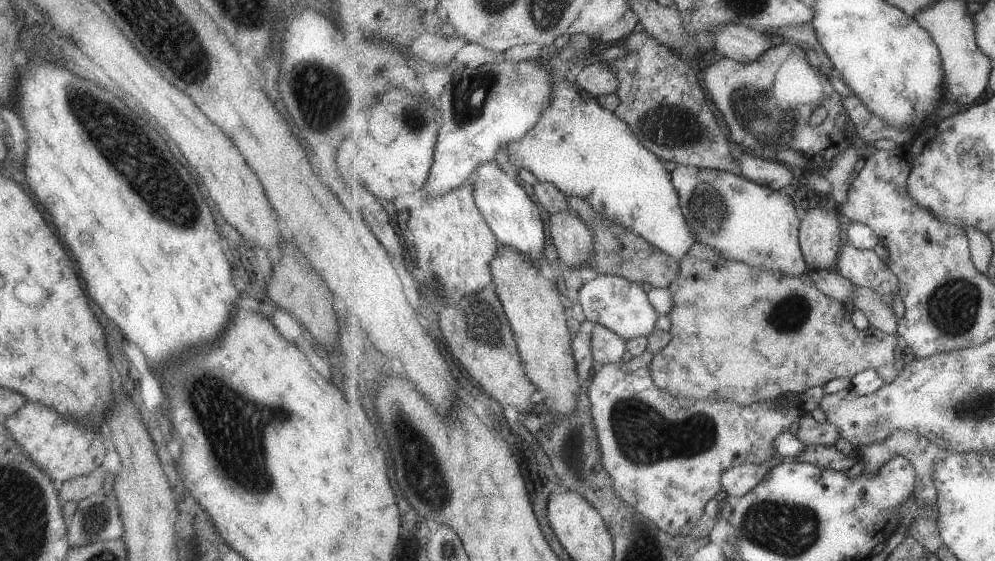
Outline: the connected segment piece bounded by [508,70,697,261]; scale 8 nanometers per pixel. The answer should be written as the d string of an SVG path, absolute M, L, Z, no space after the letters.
M557 70L557 72L553 74L553 82L555 82L555 94L553 94L553 102L551 102L551 106L545 108L545 112L543 112L543 116L541 116L537 126L533 126L521 140L511 142L511 144L508 145L510 154L517 157L520 156L521 167L529 170L539 181L553 183L567 196L578 198L581 196L581 200L585 198L585 202L587 202L591 208L595 208L597 212L605 214L607 220L613 220L613 222L617 222L617 224L629 228L629 230L636 232L639 236L648 240L653 246L656 246L661 250L661 252L665 252L665 254L669 254L671 258L676 258L681 261L682 258L688 254L689 250L693 248L693 245L697 243L697 238L695 238L693 230L691 230L689 224L687 224L684 210L681 210L680 194L677 192L677 187L673 184L672 172L667 172L667 168L663 166L663 162L659 160L659 156L649 150L641 140L637 138L637 134L633 132L629 123L625 122L625 119L619 118L614 111L604 109L603 106L599 104L597 97L593 96L590 92L583 90L583 88L578 86L577 82L572 84L567 81L563 72L560 73L560 70Z

